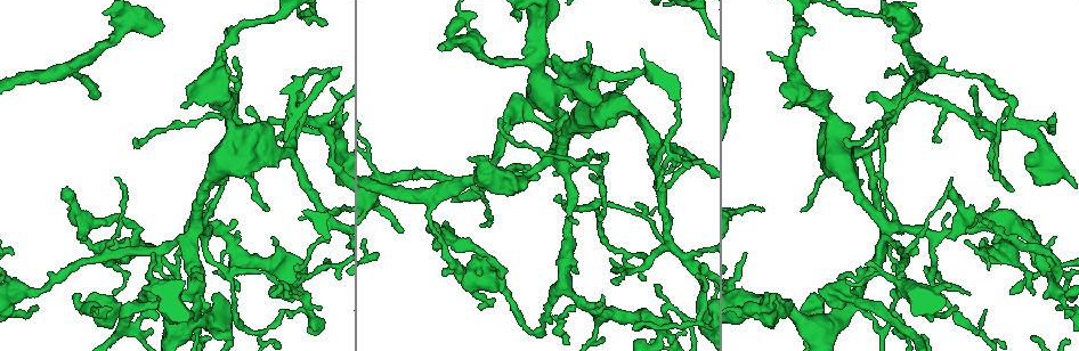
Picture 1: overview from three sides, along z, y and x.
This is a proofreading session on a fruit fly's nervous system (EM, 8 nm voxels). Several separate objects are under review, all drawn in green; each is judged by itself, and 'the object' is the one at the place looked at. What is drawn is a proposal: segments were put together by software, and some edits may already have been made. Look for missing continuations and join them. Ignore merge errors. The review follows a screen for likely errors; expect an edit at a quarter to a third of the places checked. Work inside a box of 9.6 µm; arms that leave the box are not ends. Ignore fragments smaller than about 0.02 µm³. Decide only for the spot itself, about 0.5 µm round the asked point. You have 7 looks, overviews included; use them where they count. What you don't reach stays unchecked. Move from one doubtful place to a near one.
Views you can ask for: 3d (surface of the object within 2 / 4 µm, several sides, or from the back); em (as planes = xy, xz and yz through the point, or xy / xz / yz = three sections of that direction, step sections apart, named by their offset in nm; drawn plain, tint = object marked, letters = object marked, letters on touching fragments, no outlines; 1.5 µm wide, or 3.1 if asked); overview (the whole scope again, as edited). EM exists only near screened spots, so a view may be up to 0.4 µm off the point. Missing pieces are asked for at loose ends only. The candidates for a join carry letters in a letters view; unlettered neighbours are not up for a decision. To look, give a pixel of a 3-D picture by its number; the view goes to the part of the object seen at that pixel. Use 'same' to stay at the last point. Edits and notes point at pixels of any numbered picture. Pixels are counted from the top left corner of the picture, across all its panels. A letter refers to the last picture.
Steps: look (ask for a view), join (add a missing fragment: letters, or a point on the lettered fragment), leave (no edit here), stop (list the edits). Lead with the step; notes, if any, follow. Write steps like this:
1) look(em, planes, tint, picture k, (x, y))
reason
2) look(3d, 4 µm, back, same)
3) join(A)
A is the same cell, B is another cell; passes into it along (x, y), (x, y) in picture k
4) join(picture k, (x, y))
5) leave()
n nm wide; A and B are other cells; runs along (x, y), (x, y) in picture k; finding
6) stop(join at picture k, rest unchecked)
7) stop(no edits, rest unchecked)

look(em, xz, step 8, tint, picture 1, (775, 294))
an open end

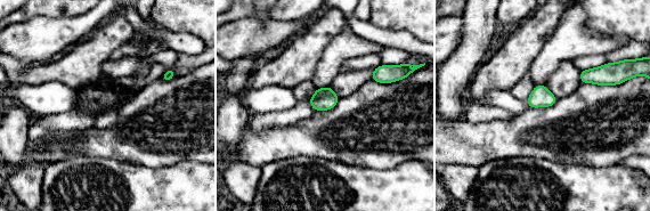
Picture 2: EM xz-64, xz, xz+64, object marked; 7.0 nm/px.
look(em, planes, tint, same)

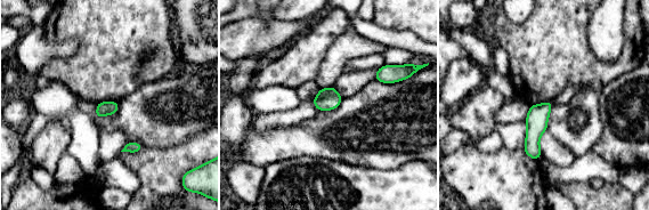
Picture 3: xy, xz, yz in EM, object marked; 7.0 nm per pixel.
look(em, planes, letters, same)

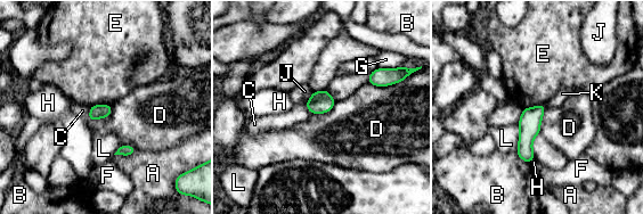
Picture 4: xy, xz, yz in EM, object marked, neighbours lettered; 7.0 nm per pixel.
leave()
A, B, C, D, E, F, G, H, J, K and L are other cells; border along (112, 106), (106, 117), (88, 120) in picture 4; no lettered fragment goes on from it

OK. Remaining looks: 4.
look(em, xz, step 4, letters, picture 1, (556, 173))
thin end

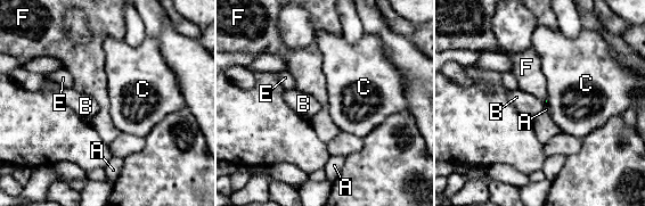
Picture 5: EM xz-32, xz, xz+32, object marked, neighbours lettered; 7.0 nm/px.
look(em, planes, letters, same)

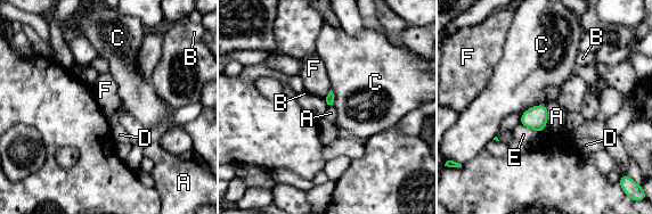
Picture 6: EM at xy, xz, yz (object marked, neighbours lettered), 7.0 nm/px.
leave()
A, B, C, D, E and F are other cells; border along (323, 99), (327, 107) in picture 6; none of them fits

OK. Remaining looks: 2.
stop(no edits, rest unchecked)

